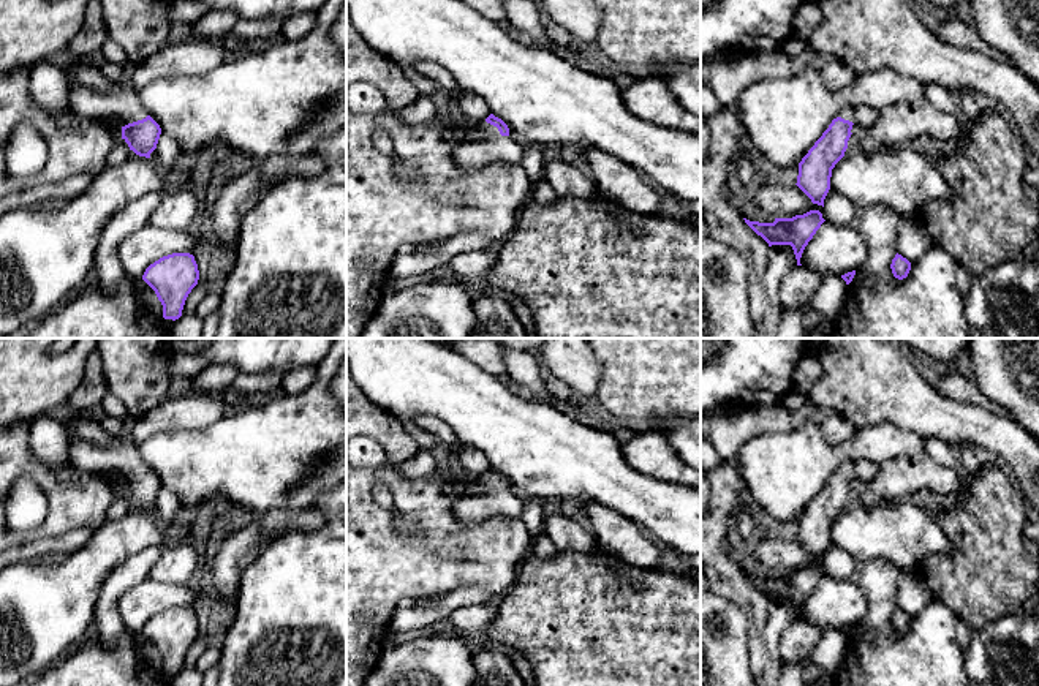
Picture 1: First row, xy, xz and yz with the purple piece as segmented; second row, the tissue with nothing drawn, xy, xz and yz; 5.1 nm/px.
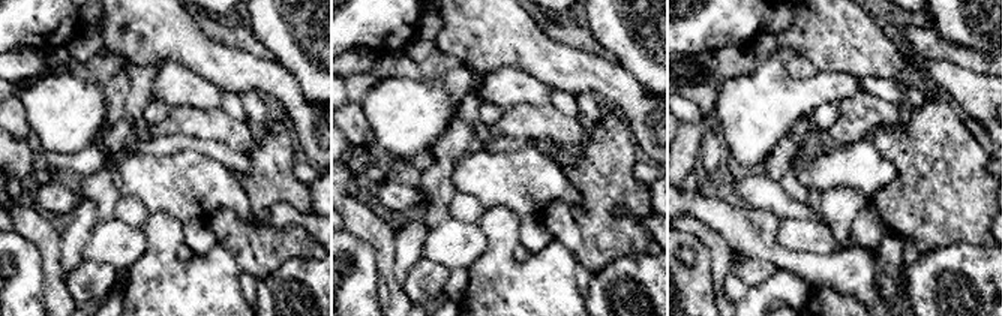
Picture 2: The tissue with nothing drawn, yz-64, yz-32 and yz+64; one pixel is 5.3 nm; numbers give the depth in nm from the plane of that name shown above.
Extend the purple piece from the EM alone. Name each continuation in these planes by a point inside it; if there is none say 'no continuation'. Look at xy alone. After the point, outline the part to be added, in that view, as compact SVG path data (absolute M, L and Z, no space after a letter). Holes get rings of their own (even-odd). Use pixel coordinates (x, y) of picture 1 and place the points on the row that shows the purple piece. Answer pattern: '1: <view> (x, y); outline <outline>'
1: xy (120, 108); outline M127 62L114 93L98 93L84 85L73 84L70 111L89 120L106 120L117 126L145 119L149 114L141 106L139 93L131 89L134 65Z

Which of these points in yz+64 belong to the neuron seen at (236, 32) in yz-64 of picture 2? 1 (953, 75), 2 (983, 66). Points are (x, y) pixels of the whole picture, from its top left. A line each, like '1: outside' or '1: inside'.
1: outside
2: inside

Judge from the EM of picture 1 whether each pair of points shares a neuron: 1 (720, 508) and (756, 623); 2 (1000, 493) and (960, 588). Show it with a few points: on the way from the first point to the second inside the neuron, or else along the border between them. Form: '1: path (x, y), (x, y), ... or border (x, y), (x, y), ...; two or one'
1: path (717, 536), (717, 563), (745, 595); one
2: path (989, 517), (989, 560), (984, 565); one

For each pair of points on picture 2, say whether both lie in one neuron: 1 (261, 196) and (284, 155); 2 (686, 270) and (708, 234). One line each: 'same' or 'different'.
1: same
2: different

